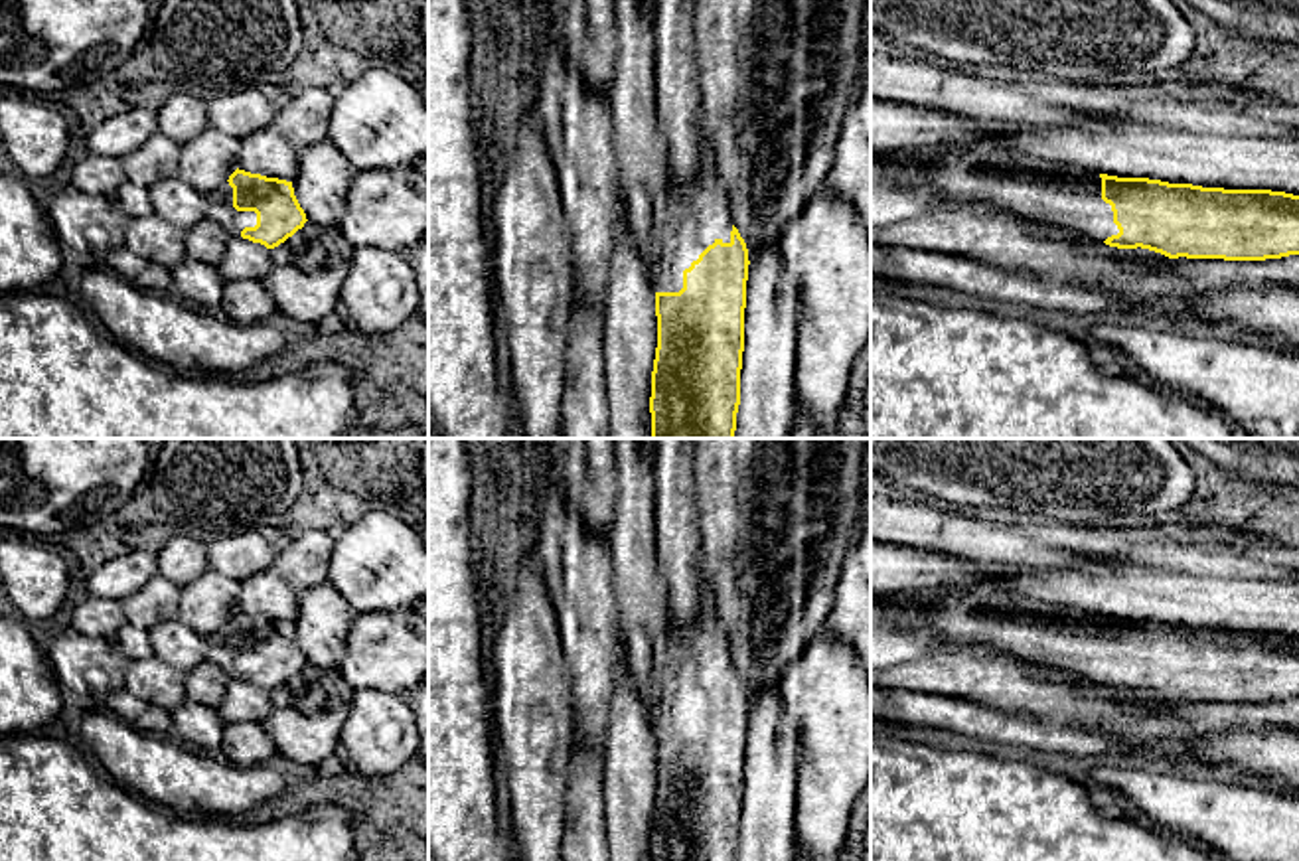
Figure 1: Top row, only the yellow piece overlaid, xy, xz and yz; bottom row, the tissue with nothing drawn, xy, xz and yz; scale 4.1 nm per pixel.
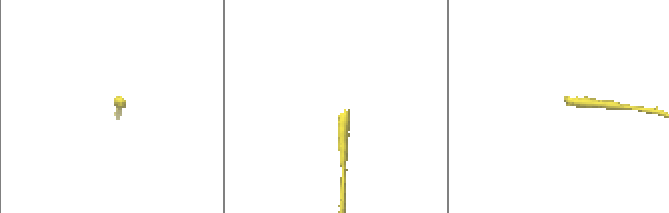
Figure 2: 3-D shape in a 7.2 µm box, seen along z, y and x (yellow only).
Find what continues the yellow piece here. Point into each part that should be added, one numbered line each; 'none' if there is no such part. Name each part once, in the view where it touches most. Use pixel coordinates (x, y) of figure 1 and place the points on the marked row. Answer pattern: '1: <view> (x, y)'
1: xz (687, 220)

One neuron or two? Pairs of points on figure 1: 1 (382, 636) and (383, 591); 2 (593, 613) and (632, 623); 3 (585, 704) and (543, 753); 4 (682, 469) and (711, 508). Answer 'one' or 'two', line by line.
1: two
2: two
3: two
4: two

